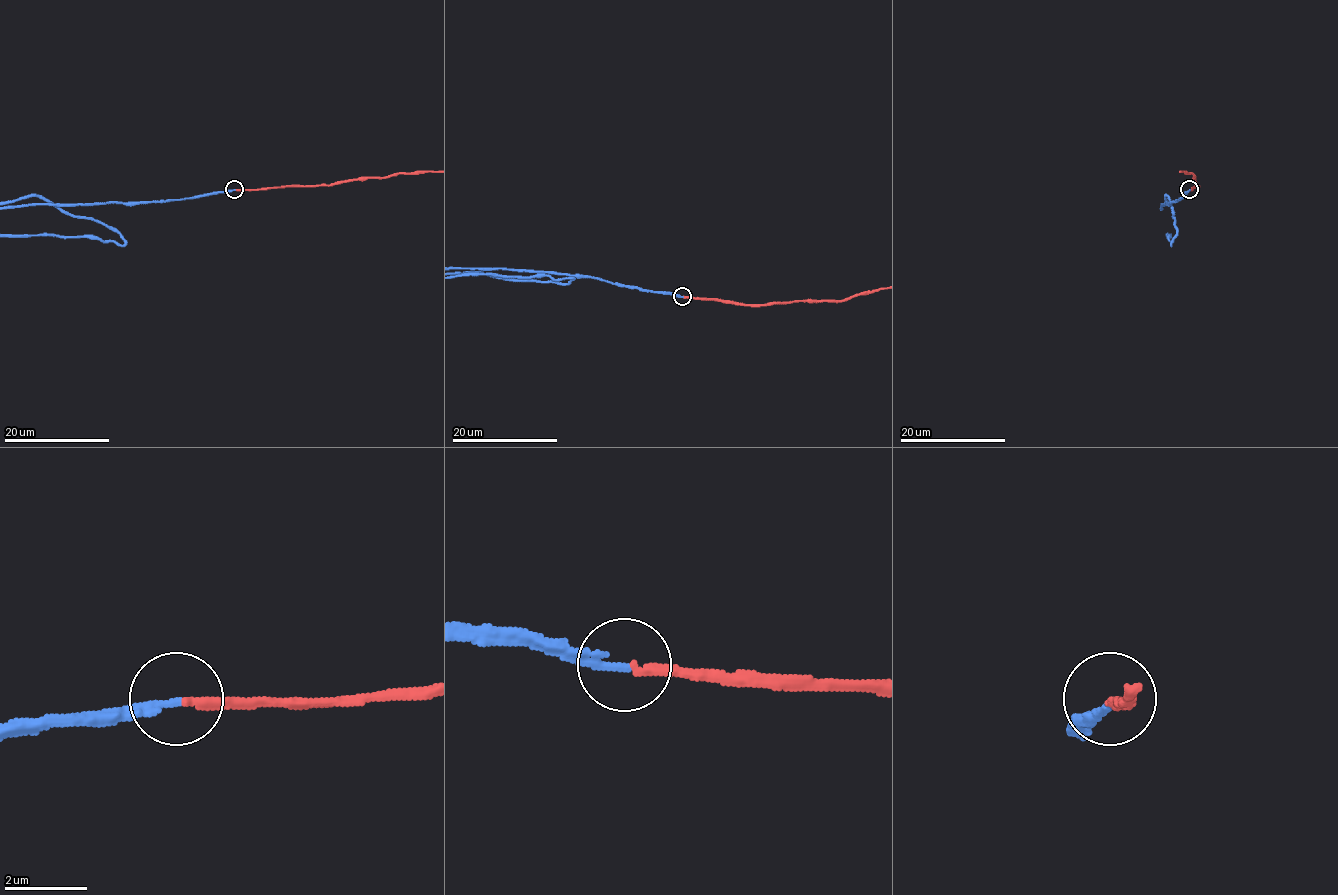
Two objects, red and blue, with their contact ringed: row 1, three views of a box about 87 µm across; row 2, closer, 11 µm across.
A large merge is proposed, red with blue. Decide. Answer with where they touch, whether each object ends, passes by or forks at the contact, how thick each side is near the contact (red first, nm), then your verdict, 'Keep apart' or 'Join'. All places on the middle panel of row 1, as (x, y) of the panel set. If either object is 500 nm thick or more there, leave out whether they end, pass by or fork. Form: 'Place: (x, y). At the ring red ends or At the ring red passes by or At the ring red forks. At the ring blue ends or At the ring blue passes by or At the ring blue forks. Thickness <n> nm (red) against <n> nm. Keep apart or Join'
Place: (682, 296). At the ring red ends. At the ring blue ends. Thickness 240 nm (red) against 200 nm. Join

